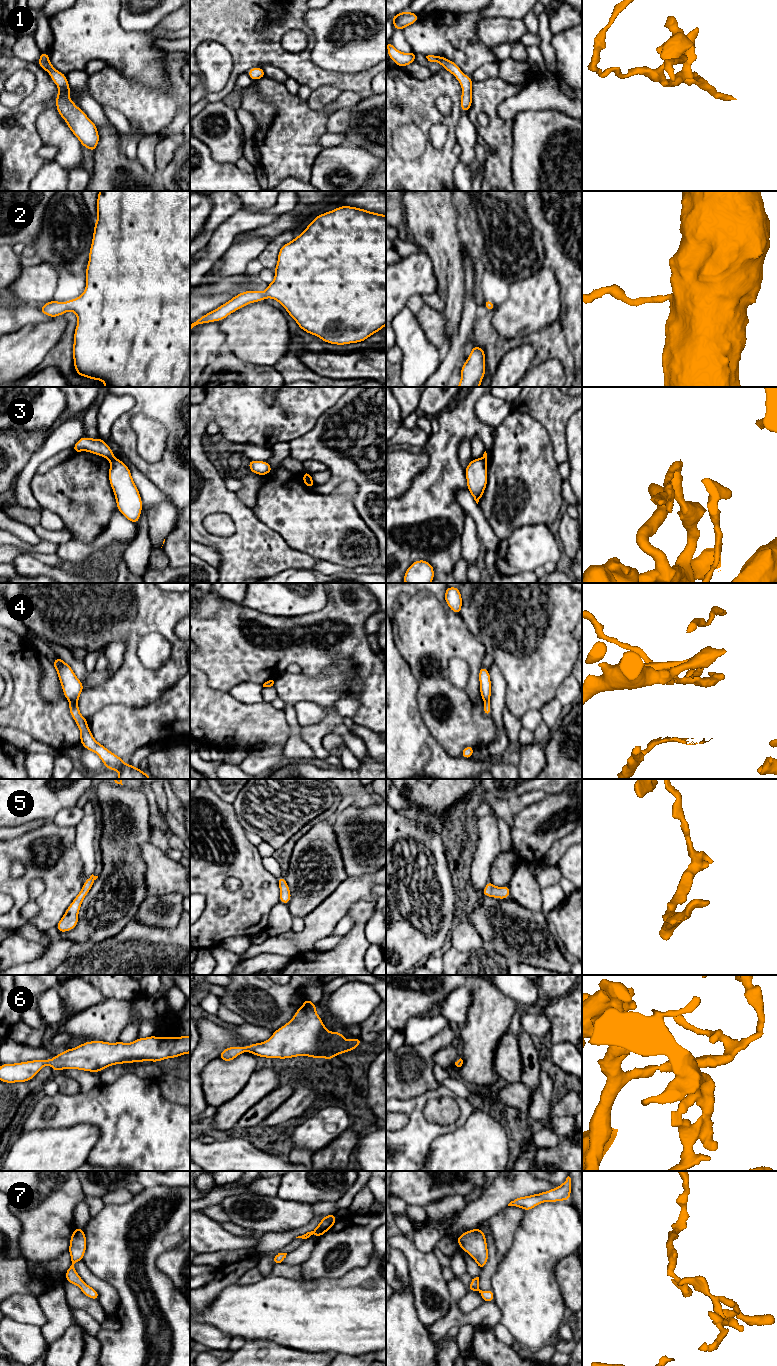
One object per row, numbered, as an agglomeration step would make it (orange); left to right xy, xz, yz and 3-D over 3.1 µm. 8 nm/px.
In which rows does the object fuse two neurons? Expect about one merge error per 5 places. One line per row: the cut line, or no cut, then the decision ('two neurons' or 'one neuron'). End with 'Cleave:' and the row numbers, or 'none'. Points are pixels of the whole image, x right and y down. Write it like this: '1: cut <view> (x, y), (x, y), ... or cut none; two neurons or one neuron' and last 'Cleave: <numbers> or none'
1: cut none; one neuron
2: cut none; one neuron
3: cut xy (114, 457), (110, 460); two neurons
4: cut none; one neuron
5: cut none; one neuron
6: cut none; one neuron
7: cut none; one neuron
Cleave: 3

